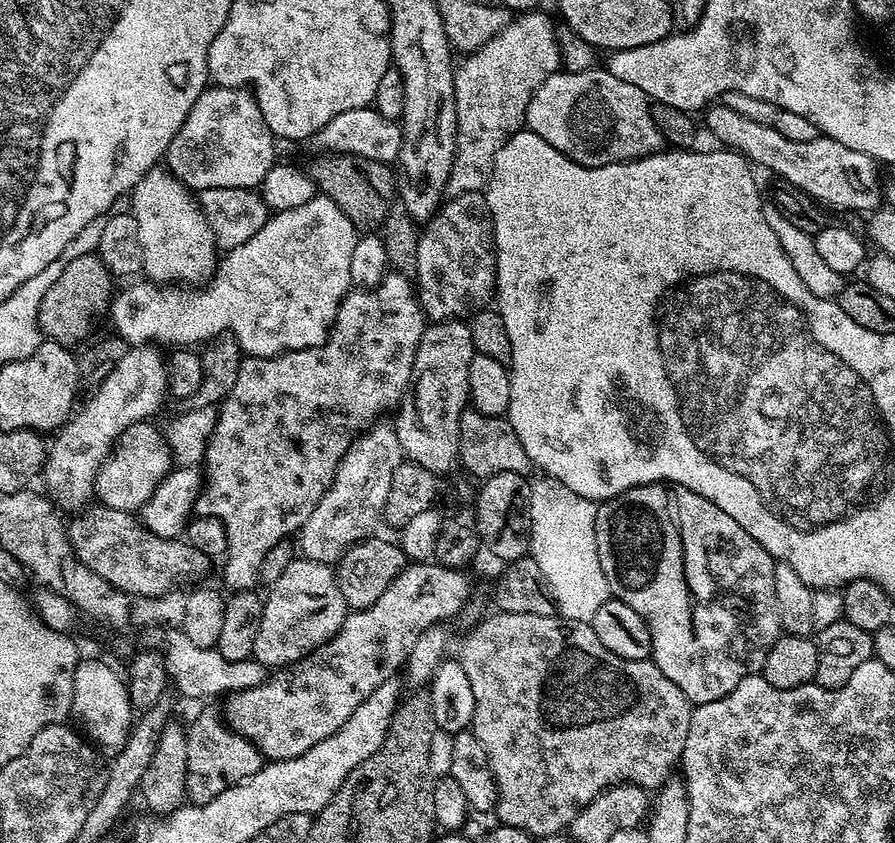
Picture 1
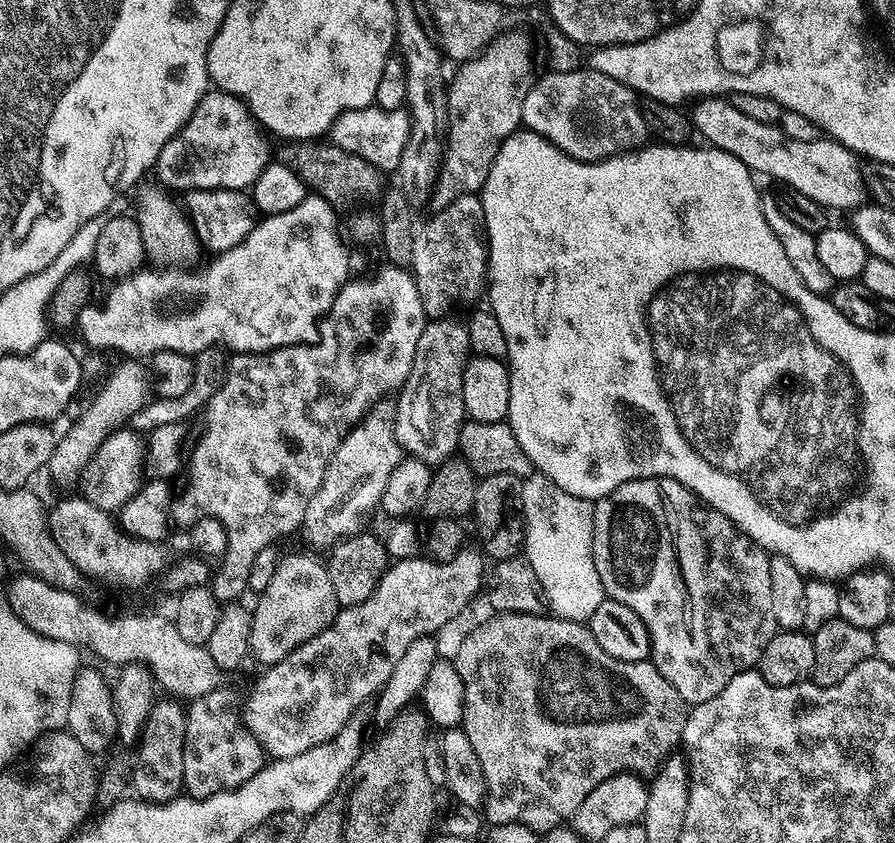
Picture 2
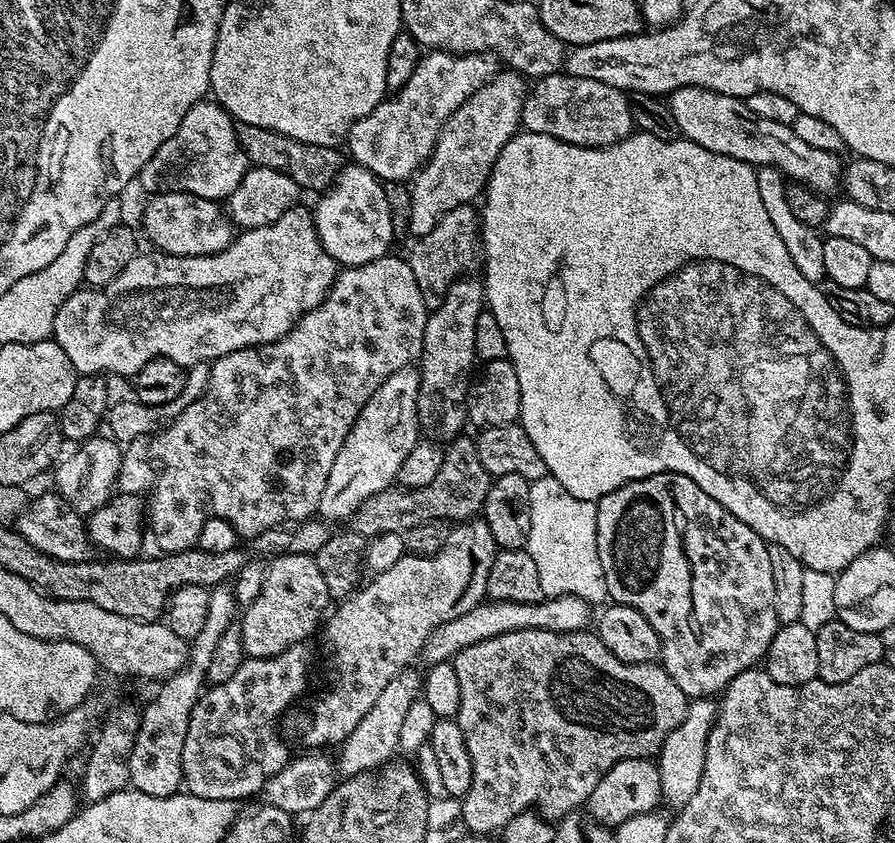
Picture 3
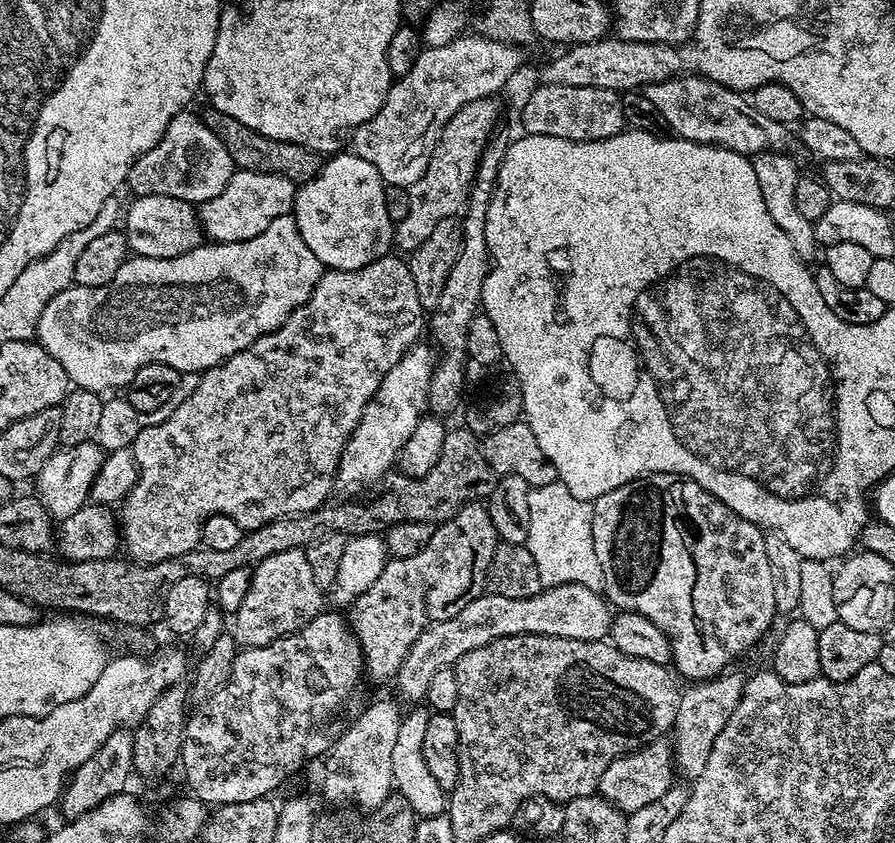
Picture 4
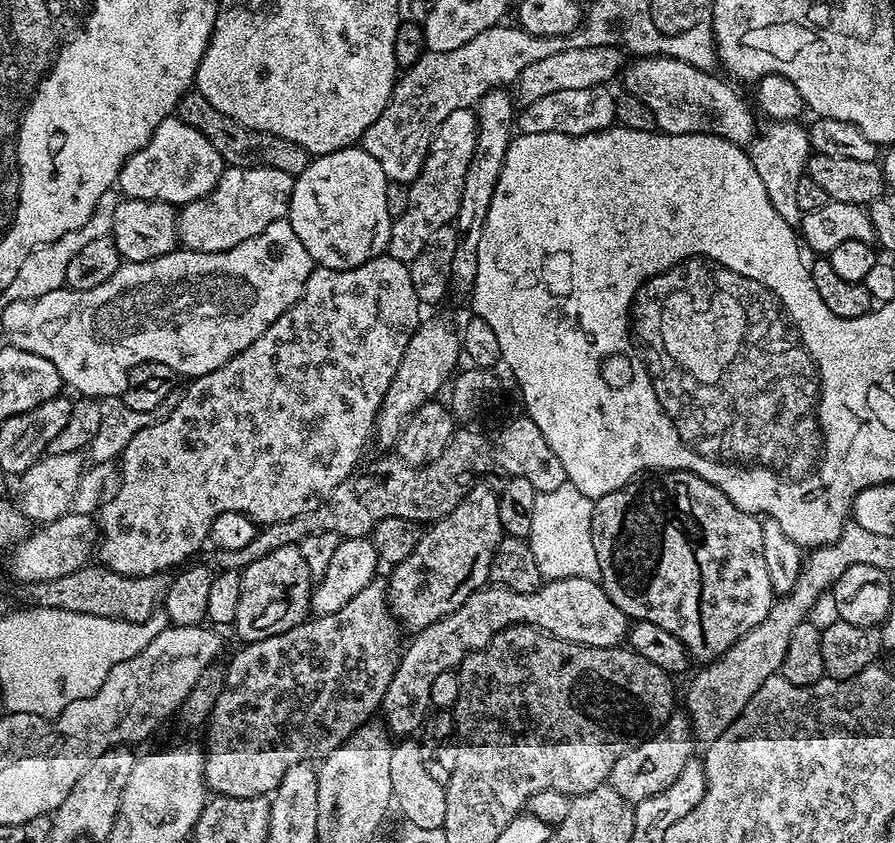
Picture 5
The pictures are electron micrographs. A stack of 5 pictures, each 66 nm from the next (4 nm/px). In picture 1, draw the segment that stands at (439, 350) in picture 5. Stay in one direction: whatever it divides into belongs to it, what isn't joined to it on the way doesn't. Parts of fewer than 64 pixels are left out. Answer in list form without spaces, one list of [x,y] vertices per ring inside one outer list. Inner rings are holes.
[[[384,423],[373,424],[367,432],[360,433],[353,440],[352,445],[346,450],[342,462],[336,468],[332,485],[324,492],[318,506],[314,506],[310,518],[306,518],[306,522],[300,527],[298,539],[300,539],[300,548],[304,551],[301,553],[307,559],[315,560],[317,564],[335,565],[348,548],[377,531],[376,523],[378,525],[381,523],[386,494],[390,494],[390,481],[394,478],[394,470],[398,470],[398,466],[405,463],[406,460],[402,446],[398,442],[395,427],[391,423]]]

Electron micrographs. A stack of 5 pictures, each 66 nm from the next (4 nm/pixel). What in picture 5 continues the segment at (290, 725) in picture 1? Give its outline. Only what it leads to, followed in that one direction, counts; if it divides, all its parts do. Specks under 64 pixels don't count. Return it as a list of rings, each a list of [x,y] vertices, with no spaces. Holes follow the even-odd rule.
[[[483,487],[471,488],[450,514],[431,521],[421,531],[414,554],[391,569],[392,577],[386,580],[388,606],[405,633],[421,632],[446,614],[454,614],[470,594],[489,583],[490,558],[506,533],[498,518],[497,493]]]

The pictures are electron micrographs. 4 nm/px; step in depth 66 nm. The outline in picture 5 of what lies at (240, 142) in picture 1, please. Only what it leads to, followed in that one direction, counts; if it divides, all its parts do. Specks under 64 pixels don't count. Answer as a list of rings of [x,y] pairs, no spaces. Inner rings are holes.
[[[173,114],[167,116],[154,130],[154,134],[135,154],[120,167],[120,179],[118,188],[121,193],[130,199],[157,200],[158,202],[168,203],[173,206],[183,206],[210,194],[222,178],[225,170],[224,159],[214,146],[210,146],[210,141],[206,139],[206,134],[198,134],[192,126],[182,122],[179,116]]]

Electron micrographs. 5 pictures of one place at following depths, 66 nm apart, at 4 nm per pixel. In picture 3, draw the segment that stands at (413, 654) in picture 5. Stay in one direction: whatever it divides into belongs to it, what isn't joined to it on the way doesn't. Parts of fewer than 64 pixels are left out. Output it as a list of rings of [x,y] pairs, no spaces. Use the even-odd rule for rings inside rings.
[[[554,596],[533,604],[501,600],[481,602],[478,606],[474,606],[474,610],[466,610],[466,614],[458,614],[458,618],[450,618],[450,622],[442,622],[442,626],[434,629],[424,643],[422,660],[425,660],[425,665],[428,666],[443,660],[451,661],[462,650],[466,650],[466,646],[474,646],[486,638],[514,630],[537,628],[555,632],[582,632],[589,627],[593,619],[591,611],[593,612],[593,609],[588,601],[577,596]],[[588,619],[590,619],[589,624]]]

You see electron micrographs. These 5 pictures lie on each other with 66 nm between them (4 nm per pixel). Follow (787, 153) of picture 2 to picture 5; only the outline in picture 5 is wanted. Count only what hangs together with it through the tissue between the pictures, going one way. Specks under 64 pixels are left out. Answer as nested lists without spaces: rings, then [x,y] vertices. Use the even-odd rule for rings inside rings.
[[[646,56],[636,58],[623,69],[623,91],[642,98],[654,114],[654,122],[661,132],[670,134],[702,134],[711,132],[730,142],[747,146],[758,131],[758,123],[752,117],[743,98],[712,72],[676,60],[673,56]]]

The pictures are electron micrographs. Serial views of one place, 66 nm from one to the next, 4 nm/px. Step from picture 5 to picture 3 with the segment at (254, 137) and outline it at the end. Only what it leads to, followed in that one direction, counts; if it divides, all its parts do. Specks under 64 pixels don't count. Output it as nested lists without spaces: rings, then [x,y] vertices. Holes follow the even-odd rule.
[[[240,124],[236,129],[236,137],[244,153],[248,155],[249,165],[284,172],[290,178],[294,178],[294,182],[302,190],[308,191],[309,188],[310,191],[316,192],[315,194],[322,194],[327,190],[342,167],[342,159],[340,160],[336,148],[289,140],[286,134],[278,134],[262,126]]]

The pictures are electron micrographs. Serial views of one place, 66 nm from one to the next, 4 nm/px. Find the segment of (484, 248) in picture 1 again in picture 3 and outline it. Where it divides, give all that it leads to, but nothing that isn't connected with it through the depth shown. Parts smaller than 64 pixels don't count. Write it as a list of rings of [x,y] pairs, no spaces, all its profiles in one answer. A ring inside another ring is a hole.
[[[472,204],[454,206],[454,210],[441,218],[430,234],[415,241],[412,253],[407,253],[408,264],[414,270],[414,282],[418,282],[418,290],[422,290],[429,309],[438,307],[450,285],[471,269],[468,267],[475,256],[477,259],[478,245],[482,240],[482,216],[474,209]]]

